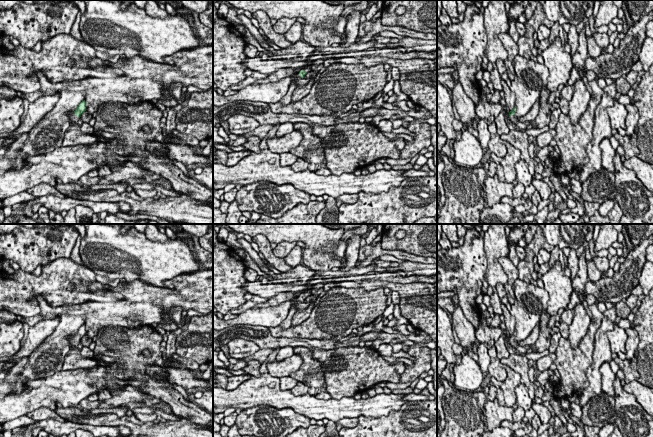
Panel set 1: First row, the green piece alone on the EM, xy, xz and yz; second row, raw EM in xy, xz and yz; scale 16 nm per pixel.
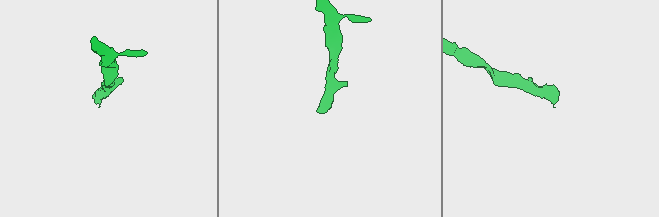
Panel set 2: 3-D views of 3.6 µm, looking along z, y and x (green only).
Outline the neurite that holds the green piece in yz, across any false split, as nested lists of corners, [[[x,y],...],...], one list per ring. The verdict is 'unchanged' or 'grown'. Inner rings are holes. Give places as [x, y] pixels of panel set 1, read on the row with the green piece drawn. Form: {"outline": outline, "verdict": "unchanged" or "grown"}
{"outline": [[[516,107],[512,111],[509,112],[509,119],[517,127],[519,130],[527,129],[527,126],[531,124],[531,122],[520,122],[519,118],[515,116]]], "verdict": "grown"}

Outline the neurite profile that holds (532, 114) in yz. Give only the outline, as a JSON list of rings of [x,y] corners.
[[[538,98],[534,103],[534,105],[532,106],[532,108],[530,109],[530,111],[526,115],[520,117],[519,121],[520,122],[534,121],[539,113],[539,107],[540,107],[540,99]]]

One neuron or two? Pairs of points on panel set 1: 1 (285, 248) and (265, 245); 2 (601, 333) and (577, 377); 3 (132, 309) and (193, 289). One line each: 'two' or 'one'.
1: two
2: two
3: one

